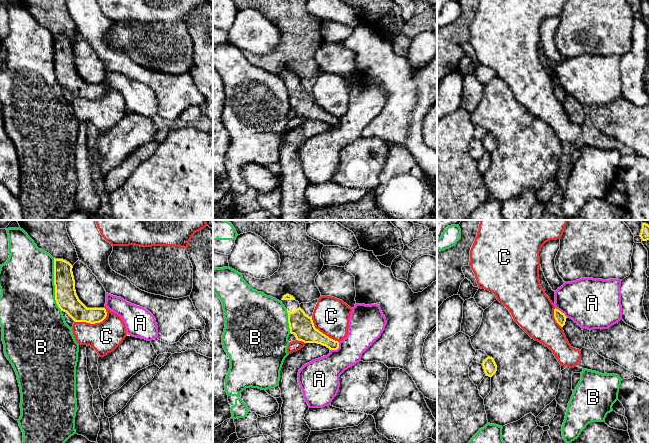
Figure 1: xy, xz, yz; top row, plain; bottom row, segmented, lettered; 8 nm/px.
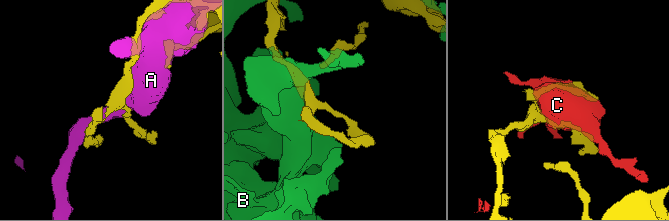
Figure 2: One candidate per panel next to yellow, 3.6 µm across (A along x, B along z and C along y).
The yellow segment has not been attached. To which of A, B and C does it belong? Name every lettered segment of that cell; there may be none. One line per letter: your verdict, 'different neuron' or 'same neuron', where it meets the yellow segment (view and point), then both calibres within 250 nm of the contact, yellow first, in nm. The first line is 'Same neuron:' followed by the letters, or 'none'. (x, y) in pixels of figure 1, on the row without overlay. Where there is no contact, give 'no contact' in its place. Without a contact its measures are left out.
Same neuron: none
A: different neuron; contact xz (336, 125); calibres 140 and 280 nm
B: different neuron; contact xy (54, 60); calibres 180 and 440 nm
C: different neuron; contact xy (94, 99); calibres 160 and 240 nm

